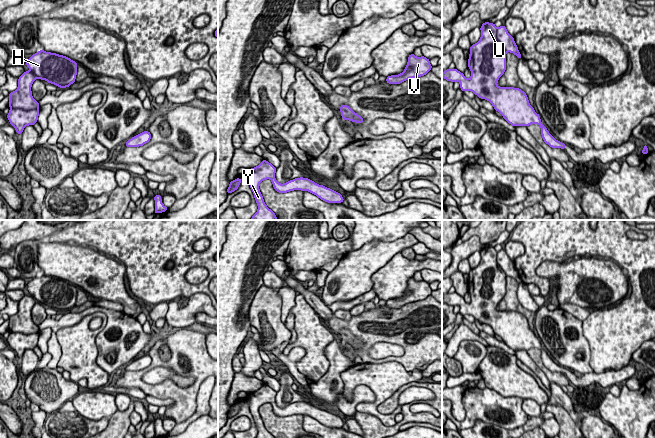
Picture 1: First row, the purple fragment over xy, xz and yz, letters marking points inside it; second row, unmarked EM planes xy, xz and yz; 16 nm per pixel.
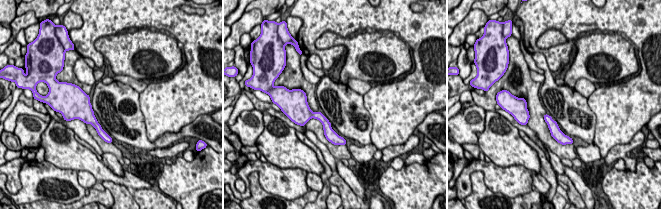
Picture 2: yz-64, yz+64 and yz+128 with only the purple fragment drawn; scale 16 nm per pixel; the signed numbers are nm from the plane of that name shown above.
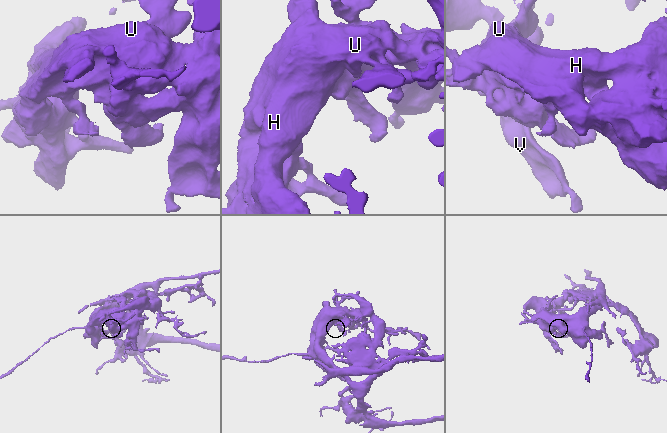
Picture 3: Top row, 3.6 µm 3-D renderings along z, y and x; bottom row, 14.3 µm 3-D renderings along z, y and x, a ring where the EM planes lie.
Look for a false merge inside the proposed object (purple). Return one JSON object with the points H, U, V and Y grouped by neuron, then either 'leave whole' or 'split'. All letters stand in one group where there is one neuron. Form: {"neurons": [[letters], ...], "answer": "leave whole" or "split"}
{"neurons": [["H", "U", "V", "Y"]], "answer": "leave whole"}

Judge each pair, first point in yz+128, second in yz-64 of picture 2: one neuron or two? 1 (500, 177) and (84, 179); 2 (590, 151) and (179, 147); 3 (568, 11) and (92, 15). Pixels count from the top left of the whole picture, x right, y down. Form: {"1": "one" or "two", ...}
{"1": "two", "2": "one", "3": "one"}

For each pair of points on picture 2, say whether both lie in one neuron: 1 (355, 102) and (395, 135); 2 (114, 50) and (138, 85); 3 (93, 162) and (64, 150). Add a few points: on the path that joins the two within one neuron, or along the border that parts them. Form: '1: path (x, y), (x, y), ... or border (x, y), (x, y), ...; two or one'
1: border (362, 96), (364, 107), (371, 119), (371, 137); two
2: border (115, 74), (126, 74), (143, 80); two
3: path (86, 160), (71, 155); one

